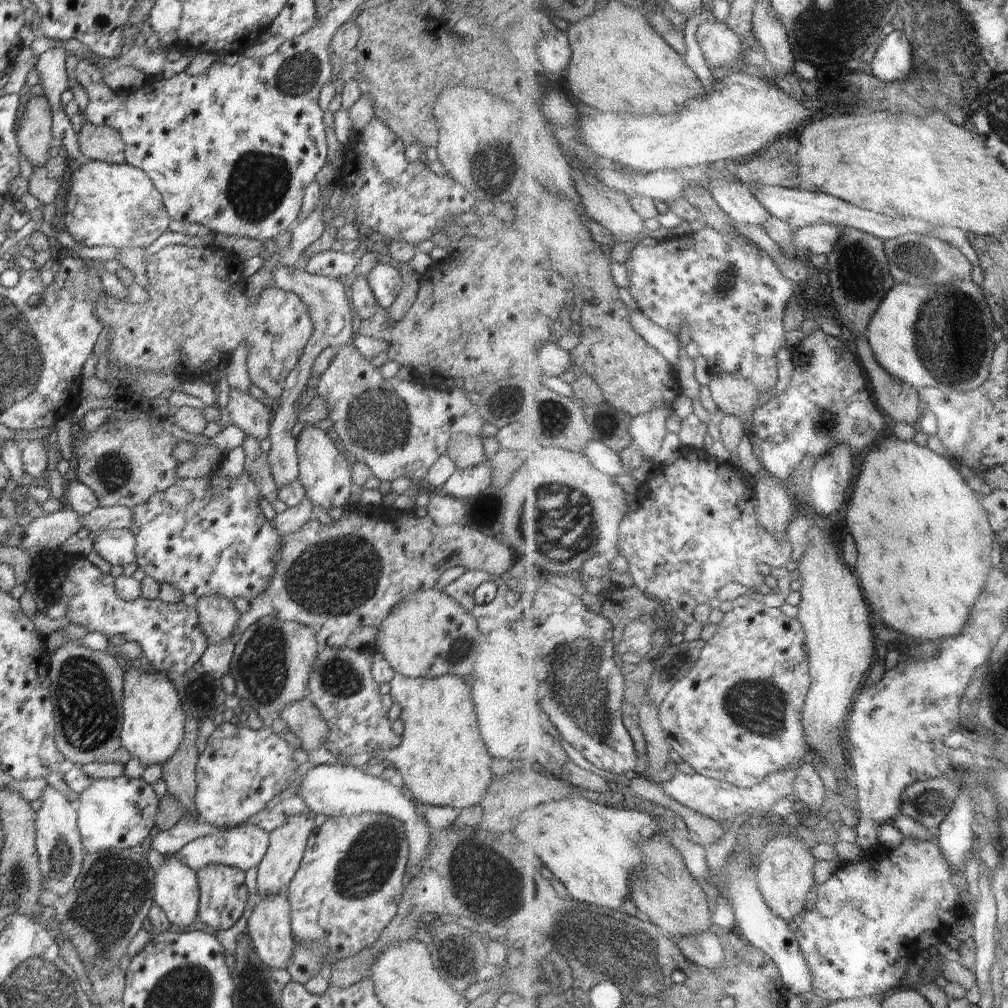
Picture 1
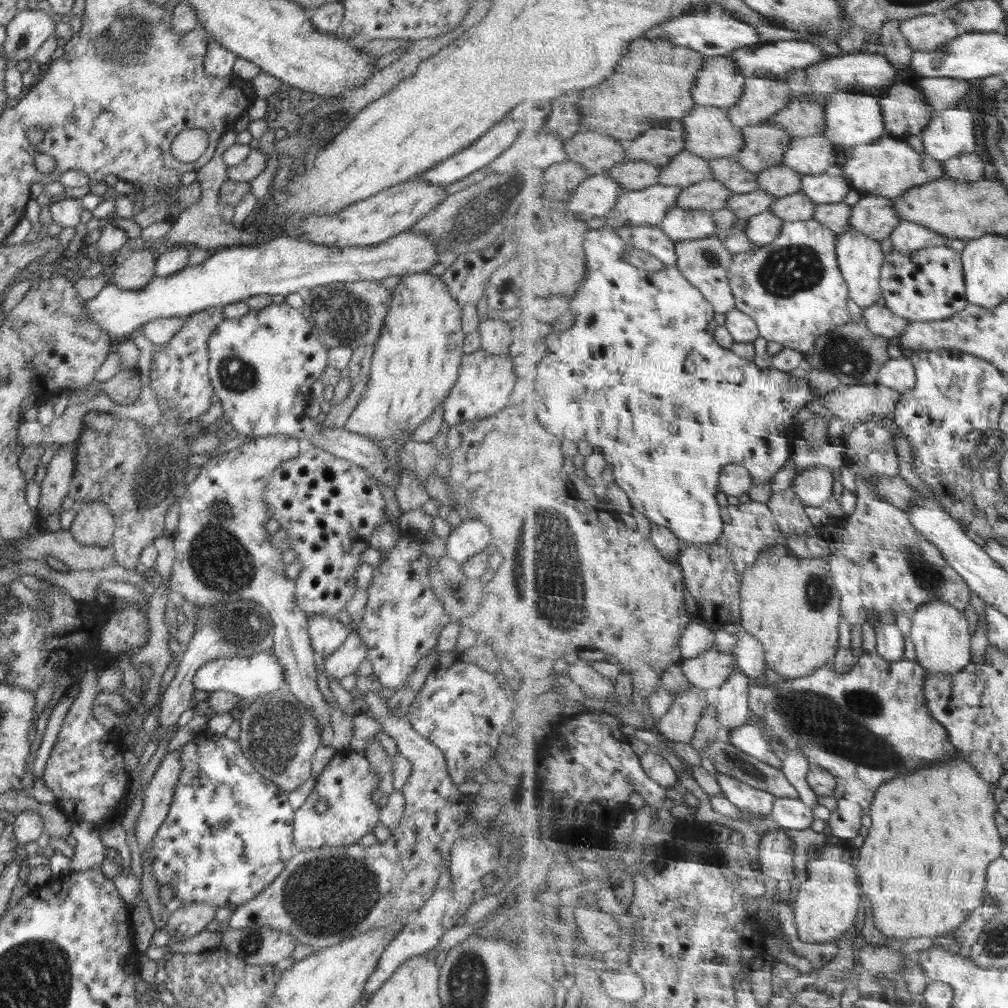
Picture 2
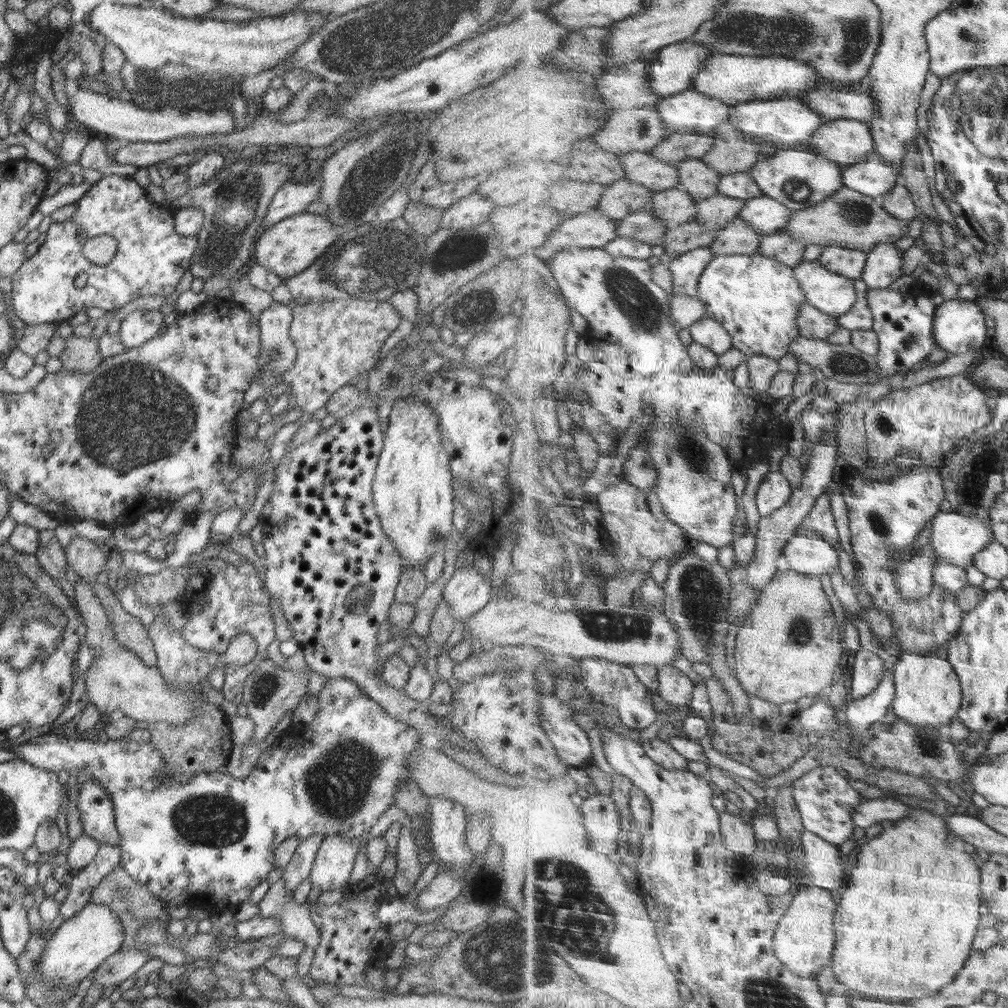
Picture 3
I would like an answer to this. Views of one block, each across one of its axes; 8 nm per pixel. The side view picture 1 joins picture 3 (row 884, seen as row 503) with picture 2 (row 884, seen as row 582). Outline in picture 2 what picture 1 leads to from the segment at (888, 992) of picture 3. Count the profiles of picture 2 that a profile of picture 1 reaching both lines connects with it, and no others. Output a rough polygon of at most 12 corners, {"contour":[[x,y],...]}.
{"contour":[[966,758],[877,792],[855,866],[896,943],[985,904],[1005,838]]}

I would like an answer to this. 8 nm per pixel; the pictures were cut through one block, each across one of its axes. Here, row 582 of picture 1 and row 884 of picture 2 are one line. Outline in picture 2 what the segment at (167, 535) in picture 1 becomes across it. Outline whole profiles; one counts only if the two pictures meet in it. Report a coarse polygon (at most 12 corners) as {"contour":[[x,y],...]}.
{"contour":[[206,730],[148,851],[159,888],[217,909],[299,851],[288,792]]}

